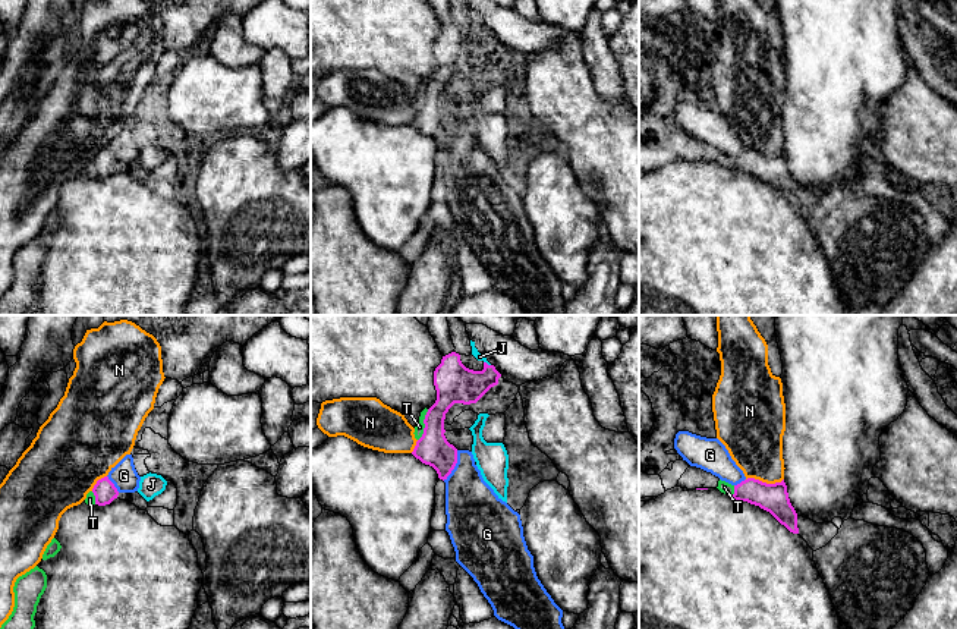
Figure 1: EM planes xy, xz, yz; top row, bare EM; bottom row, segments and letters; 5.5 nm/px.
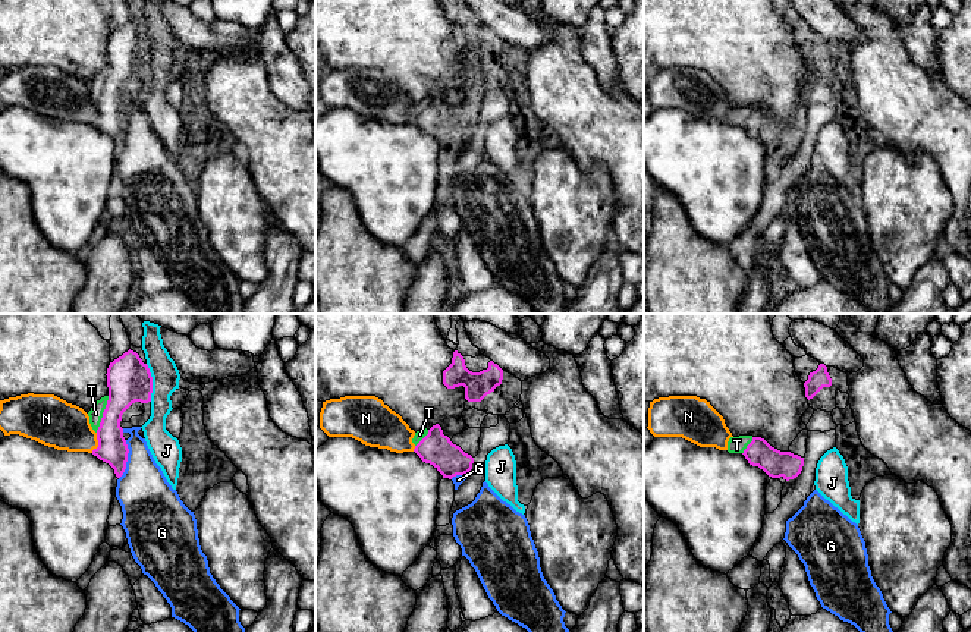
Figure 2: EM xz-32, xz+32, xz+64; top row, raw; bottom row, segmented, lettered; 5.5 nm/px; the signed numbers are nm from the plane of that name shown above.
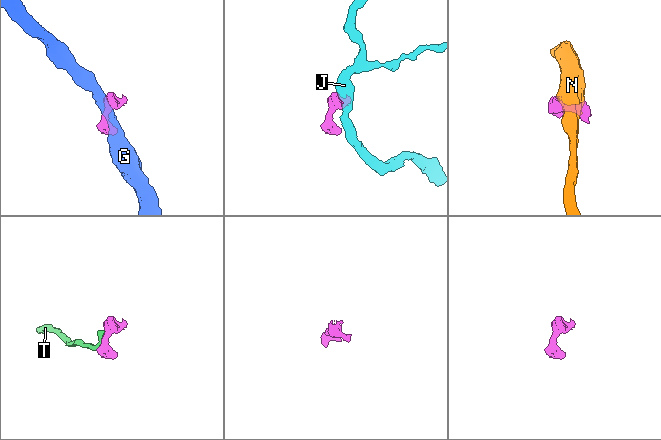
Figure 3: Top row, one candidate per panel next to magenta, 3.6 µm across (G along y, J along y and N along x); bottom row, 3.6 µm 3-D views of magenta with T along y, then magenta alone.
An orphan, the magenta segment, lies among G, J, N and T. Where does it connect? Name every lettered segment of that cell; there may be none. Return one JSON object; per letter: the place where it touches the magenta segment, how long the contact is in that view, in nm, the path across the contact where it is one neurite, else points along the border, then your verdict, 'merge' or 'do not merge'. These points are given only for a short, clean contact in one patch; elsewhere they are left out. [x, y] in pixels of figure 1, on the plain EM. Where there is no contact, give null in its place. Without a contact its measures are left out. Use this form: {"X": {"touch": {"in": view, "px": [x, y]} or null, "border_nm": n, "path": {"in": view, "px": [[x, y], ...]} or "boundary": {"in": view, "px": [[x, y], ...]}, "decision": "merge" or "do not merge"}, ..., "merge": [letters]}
{"G": {"touch": {"in": "xz", "px": [455, 137]}, "border_nm": 190, "decision": "do not merge"}, "J": {"touch": {"in": "xz", "px": [485, 34]}, "border_nm": 50, "boundary": {"in": "xz", "px": [[484, 32], [490, 37]]}, "decision": "do not merge"}, "N": {"touch": {"in": "yz", "px": [765, 154]}, "border_nm": 200, "boundary": {"in": "yz", "px": [[746, 150], [758, 150], [767, 154], [780, 154], [783, 151]]}, "decision": "do not merge"}, "T": {"touch": {"in": "xz", "px": [425, 97]}, "border_nm": 190, "path": {"in": "xz", "px": [[433, 120], [425, 97], [419, 98]]}, "decision": "merge"}, "merge": ["T"]}

